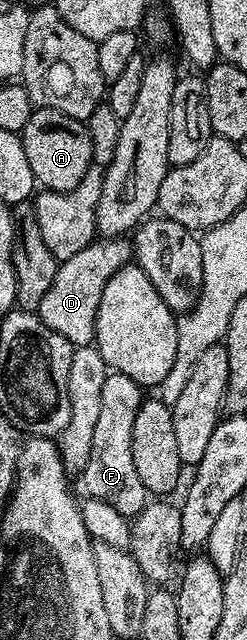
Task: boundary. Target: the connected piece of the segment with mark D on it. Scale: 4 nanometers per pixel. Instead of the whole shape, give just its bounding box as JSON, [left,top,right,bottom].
[35,237,132,347]

